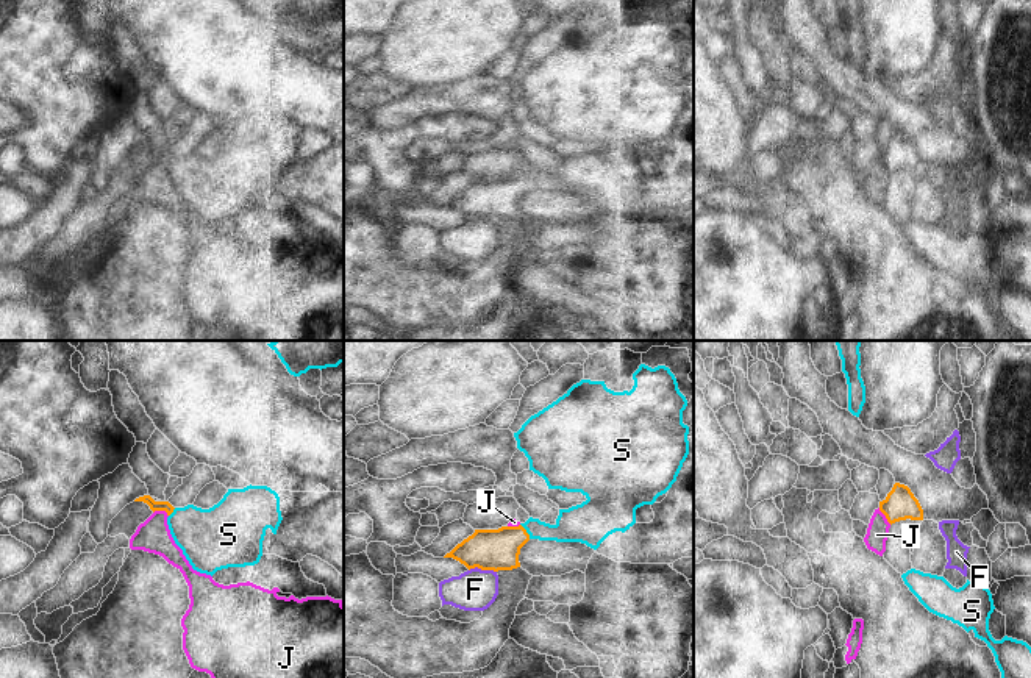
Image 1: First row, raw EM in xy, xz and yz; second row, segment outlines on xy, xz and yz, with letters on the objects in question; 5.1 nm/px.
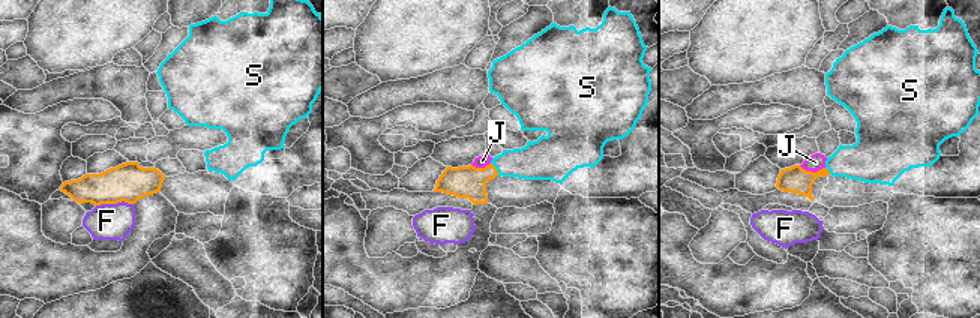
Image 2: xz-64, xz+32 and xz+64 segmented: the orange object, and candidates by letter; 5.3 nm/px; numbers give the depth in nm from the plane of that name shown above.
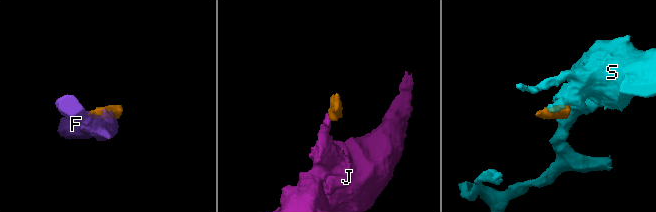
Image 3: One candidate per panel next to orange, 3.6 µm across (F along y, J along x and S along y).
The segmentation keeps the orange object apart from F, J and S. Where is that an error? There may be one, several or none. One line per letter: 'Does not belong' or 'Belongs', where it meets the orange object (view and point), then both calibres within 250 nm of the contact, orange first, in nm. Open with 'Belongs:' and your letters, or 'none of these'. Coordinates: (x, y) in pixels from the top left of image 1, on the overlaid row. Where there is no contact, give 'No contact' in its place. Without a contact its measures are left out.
Belongs: S
F: Does not belong. Touches orange at xz (483, 569). Thickness 220 nm (orange) against 220 nm
J: Does not belong. Touches orange at xy (161, 510). Thickness 50 nm (orange) against 170 nm
S: Belongs. Touches orange at xz (525, 531). Thickness 220 nm (orange) against 180 nm

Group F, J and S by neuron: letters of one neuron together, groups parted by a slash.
F / J / S

